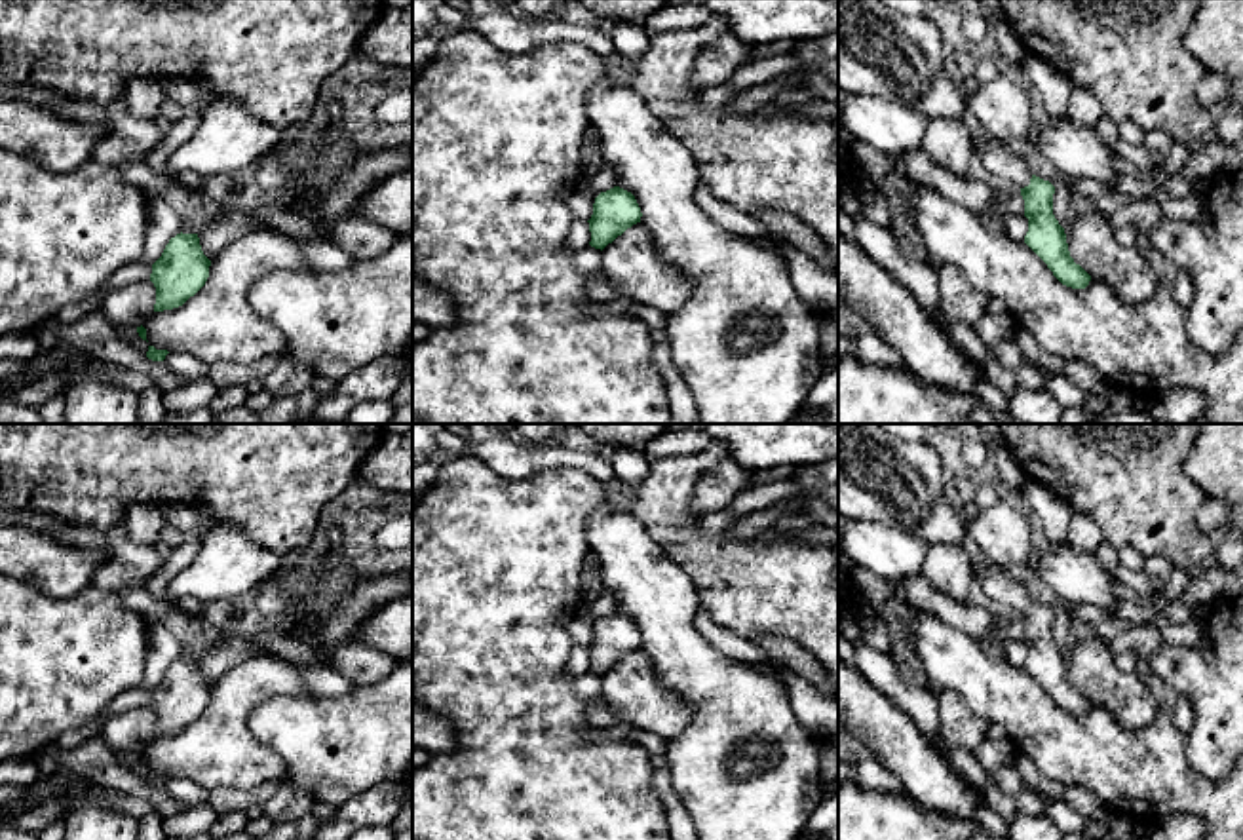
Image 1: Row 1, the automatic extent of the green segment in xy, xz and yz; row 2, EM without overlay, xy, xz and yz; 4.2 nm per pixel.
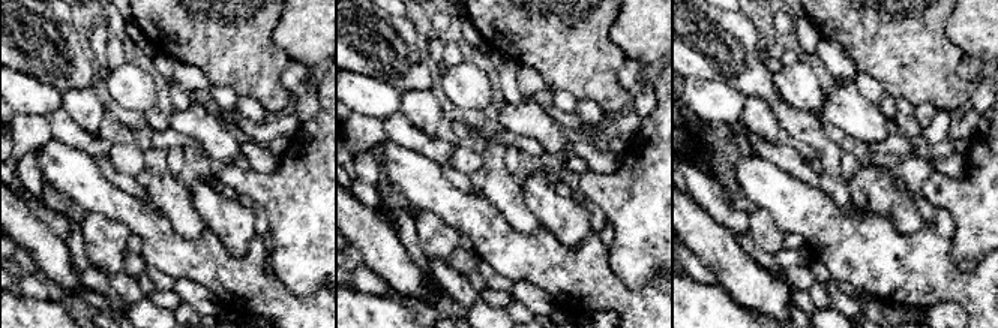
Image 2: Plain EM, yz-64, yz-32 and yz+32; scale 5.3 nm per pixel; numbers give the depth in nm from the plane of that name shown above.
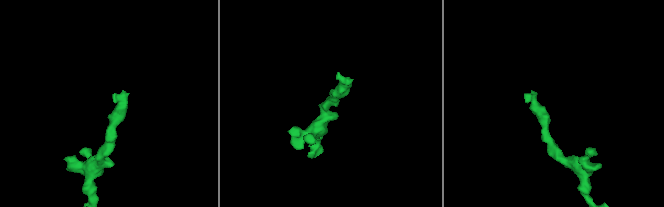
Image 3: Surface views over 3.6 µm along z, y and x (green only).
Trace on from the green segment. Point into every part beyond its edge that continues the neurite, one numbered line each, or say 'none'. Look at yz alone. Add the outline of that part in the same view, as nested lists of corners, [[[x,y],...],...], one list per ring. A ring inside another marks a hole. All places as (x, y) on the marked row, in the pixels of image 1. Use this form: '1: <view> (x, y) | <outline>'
1: yz (1008, 168) | [[[973,141],[973,150],[981,156],[990,175],[1004,186],[1024,188],[1030,184],[1032,171],[1024,158],[1007,150],[1002,143]]]

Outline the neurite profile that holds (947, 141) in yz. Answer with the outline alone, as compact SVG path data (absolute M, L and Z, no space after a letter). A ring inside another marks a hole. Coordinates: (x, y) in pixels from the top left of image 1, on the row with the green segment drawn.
M929 118L922 148L941 167L958 177L967 177L973 150L971 133L960 120Z

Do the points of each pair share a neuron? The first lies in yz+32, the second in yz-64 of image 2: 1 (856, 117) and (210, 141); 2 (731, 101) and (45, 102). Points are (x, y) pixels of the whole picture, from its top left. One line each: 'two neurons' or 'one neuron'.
1: one neuron
2: one neuron

